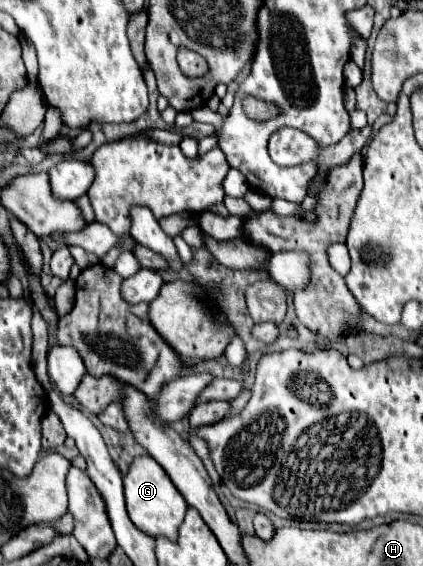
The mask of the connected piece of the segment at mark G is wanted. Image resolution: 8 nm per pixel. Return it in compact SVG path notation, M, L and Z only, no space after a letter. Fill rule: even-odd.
M137 457L129 469L129 473L123 475L125 485L125 501L127 501L127 513L137 529L141 529L149 537L167 537L169 541L177 541L177 529L185 517L187 503L165 473L165 469L153 461L153 457Z

